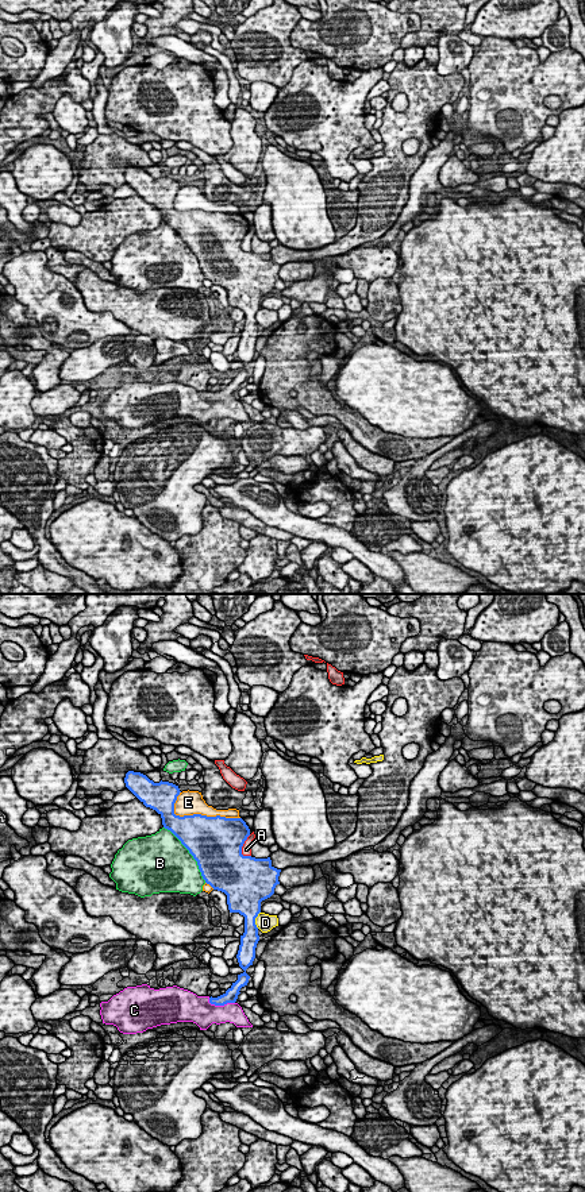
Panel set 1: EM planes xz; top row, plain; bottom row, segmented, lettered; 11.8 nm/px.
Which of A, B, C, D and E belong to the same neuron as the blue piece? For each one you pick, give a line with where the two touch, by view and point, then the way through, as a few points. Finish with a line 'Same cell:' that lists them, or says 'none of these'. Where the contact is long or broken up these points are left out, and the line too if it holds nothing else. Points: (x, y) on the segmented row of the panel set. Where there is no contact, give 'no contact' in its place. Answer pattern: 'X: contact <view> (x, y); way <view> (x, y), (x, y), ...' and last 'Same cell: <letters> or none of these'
C: contact xz (220, 1005); way xz (231, 994), (220, 1005), (215, 1010), (201, 1013)
Same cell: C

